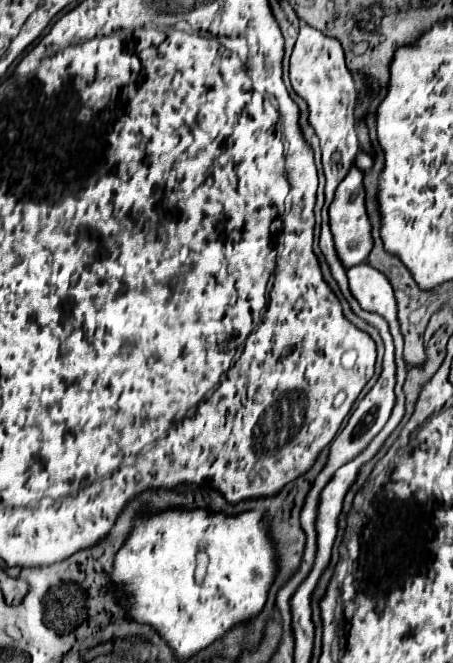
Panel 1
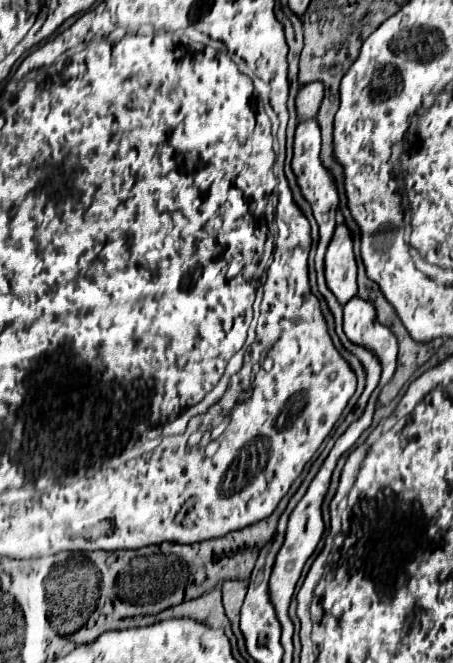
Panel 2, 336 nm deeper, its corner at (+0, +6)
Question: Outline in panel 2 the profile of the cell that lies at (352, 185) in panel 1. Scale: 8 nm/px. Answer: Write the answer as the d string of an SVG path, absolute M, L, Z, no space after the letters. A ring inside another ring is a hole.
M337 226L325 254L325 278L339 304L347 304L357 294L357 264L353 238L347 226Z

